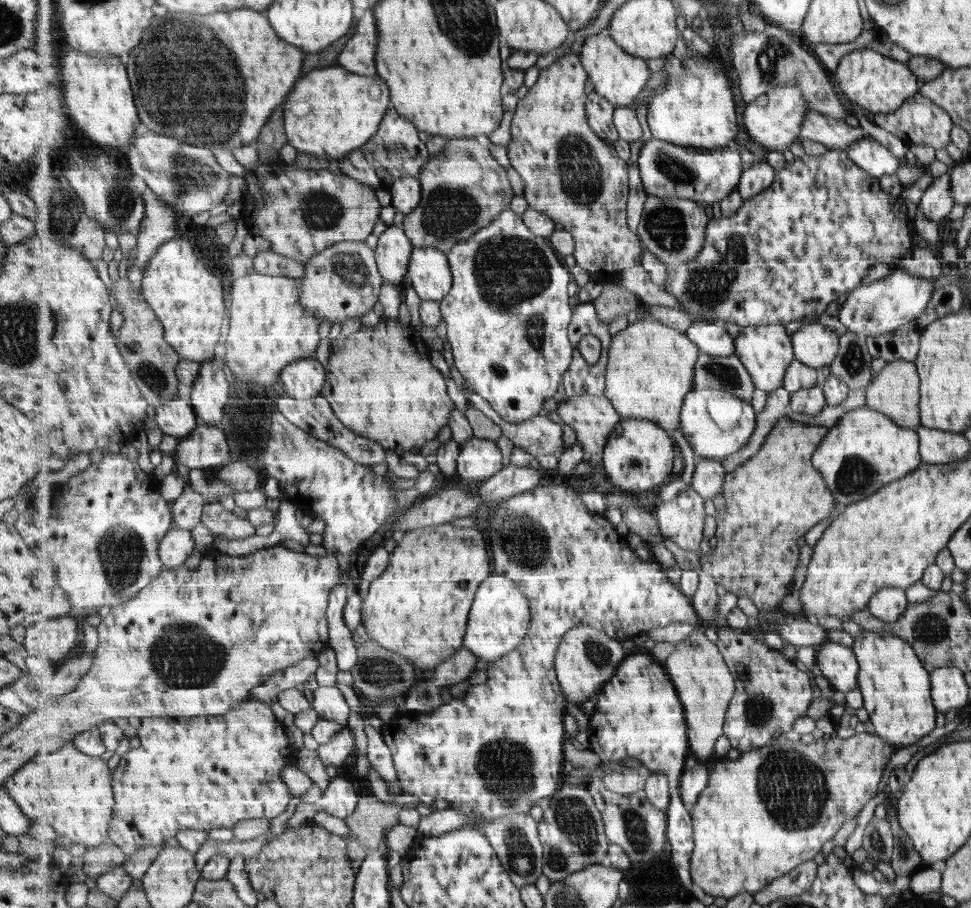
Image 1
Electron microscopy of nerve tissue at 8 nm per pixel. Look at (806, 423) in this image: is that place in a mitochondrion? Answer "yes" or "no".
no

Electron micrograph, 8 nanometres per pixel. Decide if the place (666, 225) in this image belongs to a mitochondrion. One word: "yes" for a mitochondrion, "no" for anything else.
yes

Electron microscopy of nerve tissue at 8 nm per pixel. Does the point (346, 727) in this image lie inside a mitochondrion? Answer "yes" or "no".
no

